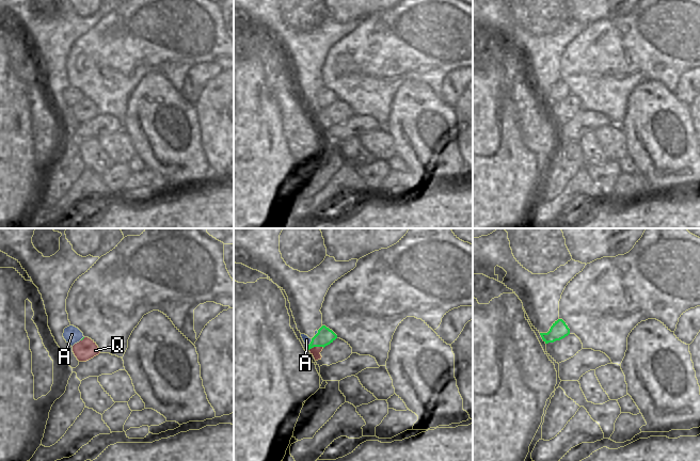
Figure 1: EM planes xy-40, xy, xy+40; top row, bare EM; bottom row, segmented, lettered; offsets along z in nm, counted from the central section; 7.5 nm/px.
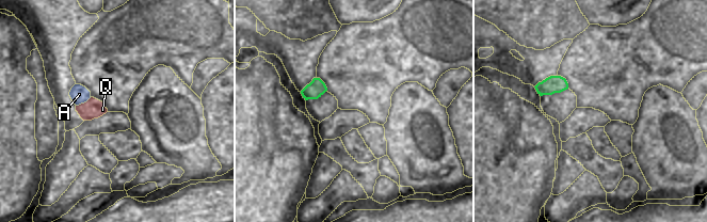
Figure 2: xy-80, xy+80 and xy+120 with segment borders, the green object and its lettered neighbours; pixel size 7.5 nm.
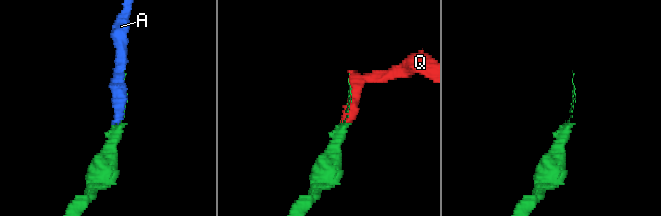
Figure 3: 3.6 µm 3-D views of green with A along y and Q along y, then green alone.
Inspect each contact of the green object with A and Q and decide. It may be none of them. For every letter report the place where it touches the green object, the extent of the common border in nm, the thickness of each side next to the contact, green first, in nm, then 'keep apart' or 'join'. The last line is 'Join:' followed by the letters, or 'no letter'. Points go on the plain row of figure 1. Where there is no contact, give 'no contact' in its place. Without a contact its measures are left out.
A: xy (311, 104) | 70 nm | 130/60 nm | join
Q: xy (316, 107) | 120 nm | 130/70 nm | keep apart
Join: A

